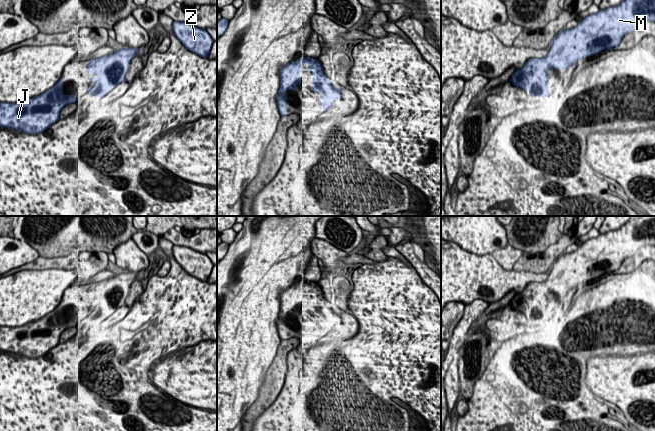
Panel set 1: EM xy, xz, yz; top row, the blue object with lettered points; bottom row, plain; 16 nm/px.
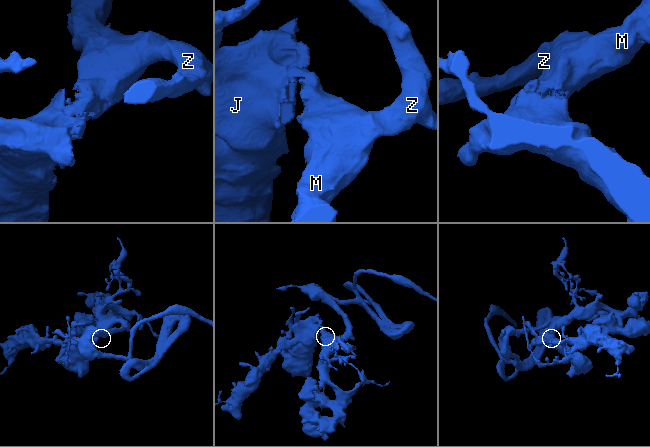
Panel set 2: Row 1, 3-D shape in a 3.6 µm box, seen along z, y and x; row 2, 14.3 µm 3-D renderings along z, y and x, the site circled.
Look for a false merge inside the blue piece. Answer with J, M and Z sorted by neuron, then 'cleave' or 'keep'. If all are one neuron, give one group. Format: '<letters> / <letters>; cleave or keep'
J M Z; keep

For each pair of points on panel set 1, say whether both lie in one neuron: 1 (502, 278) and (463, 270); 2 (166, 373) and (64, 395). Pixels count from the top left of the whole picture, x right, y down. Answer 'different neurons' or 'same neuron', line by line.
1: same neuron
2: different neurons

